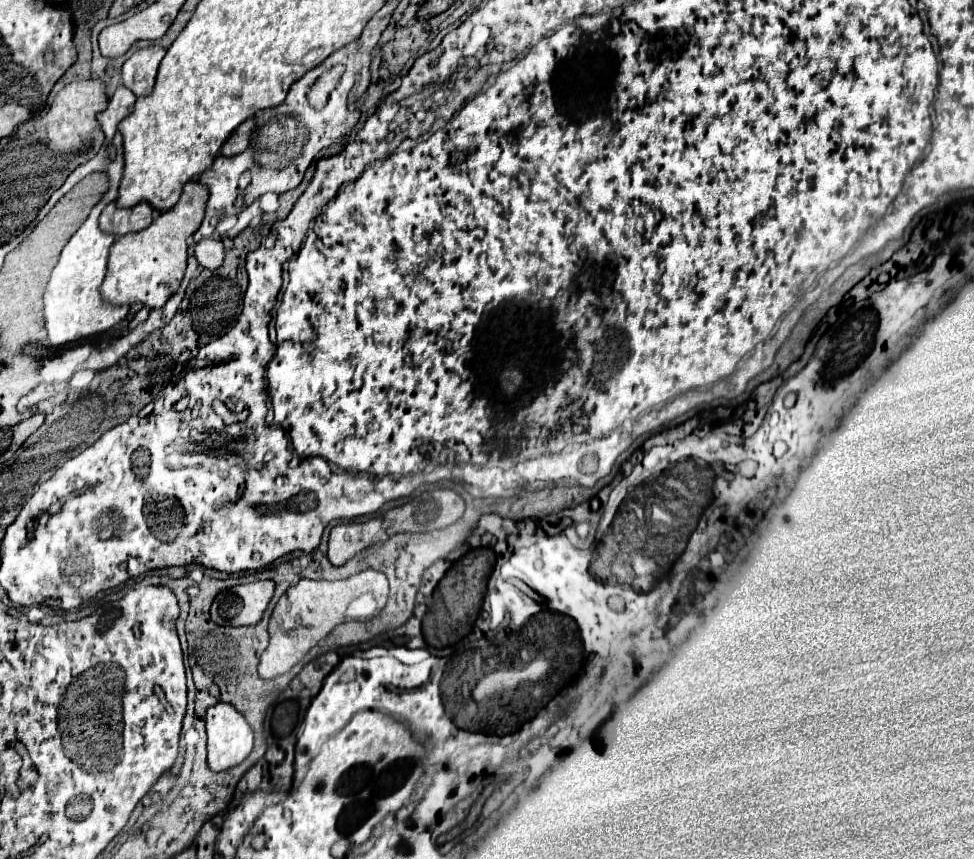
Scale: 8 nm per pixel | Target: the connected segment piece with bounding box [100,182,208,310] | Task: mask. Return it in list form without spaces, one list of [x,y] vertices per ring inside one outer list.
[[[188,182],[172,210],[162,212],[156,218],[156,222],[152,222],[148,228],[136,234],[126,234],[112,244],[108,256],[108,270],[100,286],[100,294],[106,304],[112,306],[140,304],[148,310],[160,310],[166,304],[166,300],[178,290],[184,278],[188,258],[186,240],[200,228],[206,200],[208,190],[198,182]]]

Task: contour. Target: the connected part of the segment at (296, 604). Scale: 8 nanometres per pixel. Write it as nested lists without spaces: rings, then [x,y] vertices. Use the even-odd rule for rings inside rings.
[[[364,570],[358,572],[346,580],[300,580],[296,586],[292,586],[276,604],[272,618],[270,618],[270,626],[268,626],[268,634],[270,634],[270,644],[264,650],[264,654],[260,656],[260,664],[258,664],[258,674],[264,680],[272,680],[284,672],[288,672],[294,664],[298,664],[302,660],[302,656],[316,646],[324,636],[328,636],[334,626],[344,622],[344,610],[346,606],[358,598],[360,594],[372,592],[376,596],[378,606],[382,608],[386,604],[386,596],[388,596],[388,580],[382,572],[376,570]]]

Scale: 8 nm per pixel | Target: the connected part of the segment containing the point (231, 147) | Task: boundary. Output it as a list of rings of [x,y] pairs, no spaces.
[[[250,118],[250,120],[246,120],[246,122],[242,122],[242,124],[234,130],[234,134],[226,140],[226,144],[222,146],[220,154],[222,154],[222,156],[234,156],[234,154],[244,152],[244,150],[250,146],[250,138],[252,138],[254,128],[256,128],[254,118]]]

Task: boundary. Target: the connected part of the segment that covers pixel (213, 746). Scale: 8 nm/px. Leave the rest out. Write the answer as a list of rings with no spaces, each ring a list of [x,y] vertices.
[[[218,702],[206,712],[208,734],[208,766],[214,772],[230,770],[248,758],[252,752],[252,730],[244,722],[244,716],[230,704]]]

